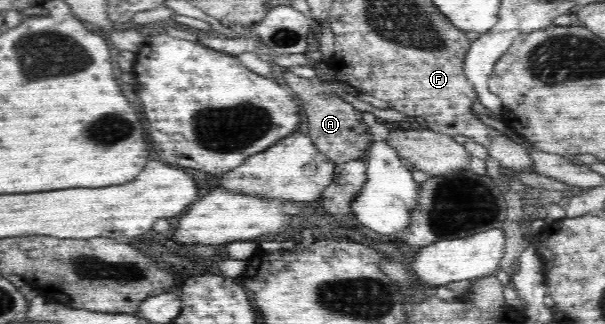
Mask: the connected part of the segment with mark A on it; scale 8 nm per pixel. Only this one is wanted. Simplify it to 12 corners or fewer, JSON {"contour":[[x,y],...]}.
{"contour":[[287,71],[309,137],[334,164],[364,158],[363,112]]}

